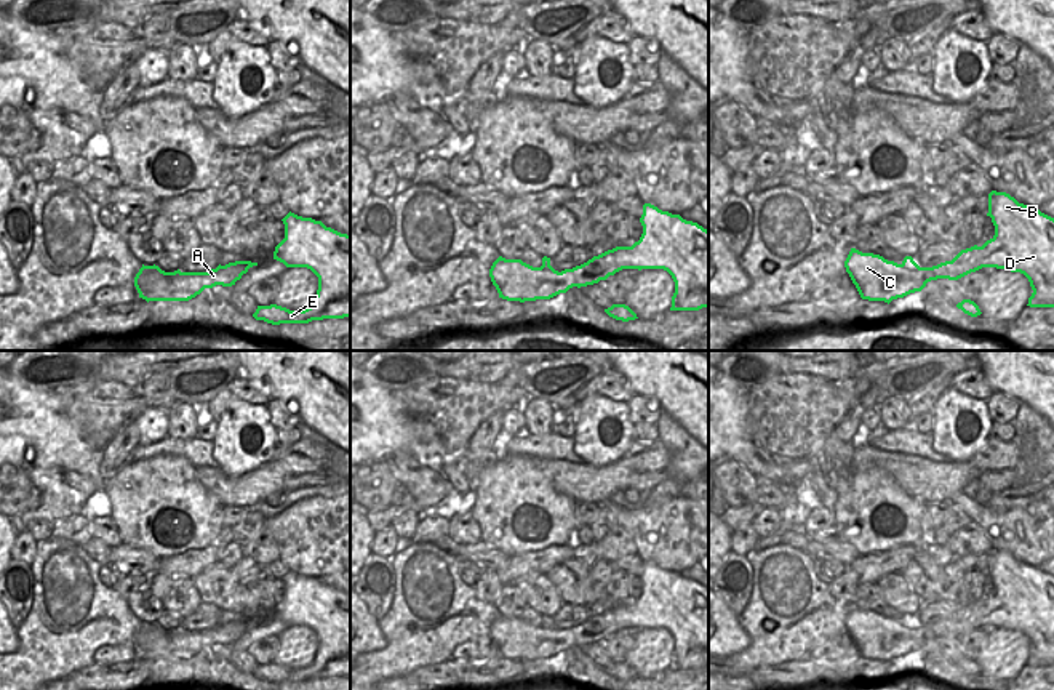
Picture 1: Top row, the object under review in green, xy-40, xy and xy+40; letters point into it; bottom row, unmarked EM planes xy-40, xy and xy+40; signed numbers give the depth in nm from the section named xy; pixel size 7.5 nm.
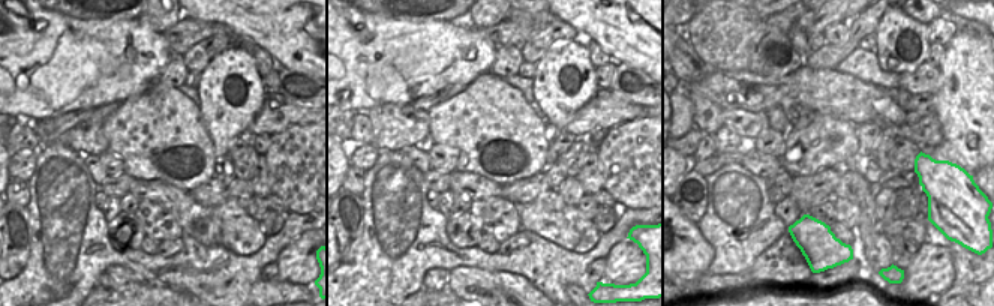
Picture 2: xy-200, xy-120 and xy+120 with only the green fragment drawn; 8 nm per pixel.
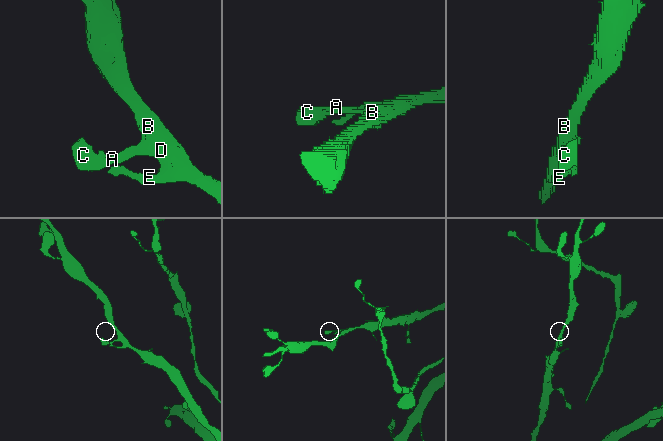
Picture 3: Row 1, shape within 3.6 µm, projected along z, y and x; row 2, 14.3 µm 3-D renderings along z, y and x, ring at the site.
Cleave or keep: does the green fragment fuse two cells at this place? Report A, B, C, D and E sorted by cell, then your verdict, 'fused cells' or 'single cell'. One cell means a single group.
A B C D E; single cell

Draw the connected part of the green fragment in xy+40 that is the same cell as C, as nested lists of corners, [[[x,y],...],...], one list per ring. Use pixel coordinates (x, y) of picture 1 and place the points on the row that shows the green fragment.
[[[1006,192],[988,194],[995,235],[982,247],[961,250],[952,261],[920,267],[912,256],[900,264],[851,248],[844,267],[862,299],[884,301],[921,291],[937,279],[958,280],[982,267],[1024,274],[1033,290],[1030,307],[1054,307],[1054,218],[1019,203]]]

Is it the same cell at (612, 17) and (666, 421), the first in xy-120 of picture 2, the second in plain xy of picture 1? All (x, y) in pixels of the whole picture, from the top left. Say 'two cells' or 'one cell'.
two cells

